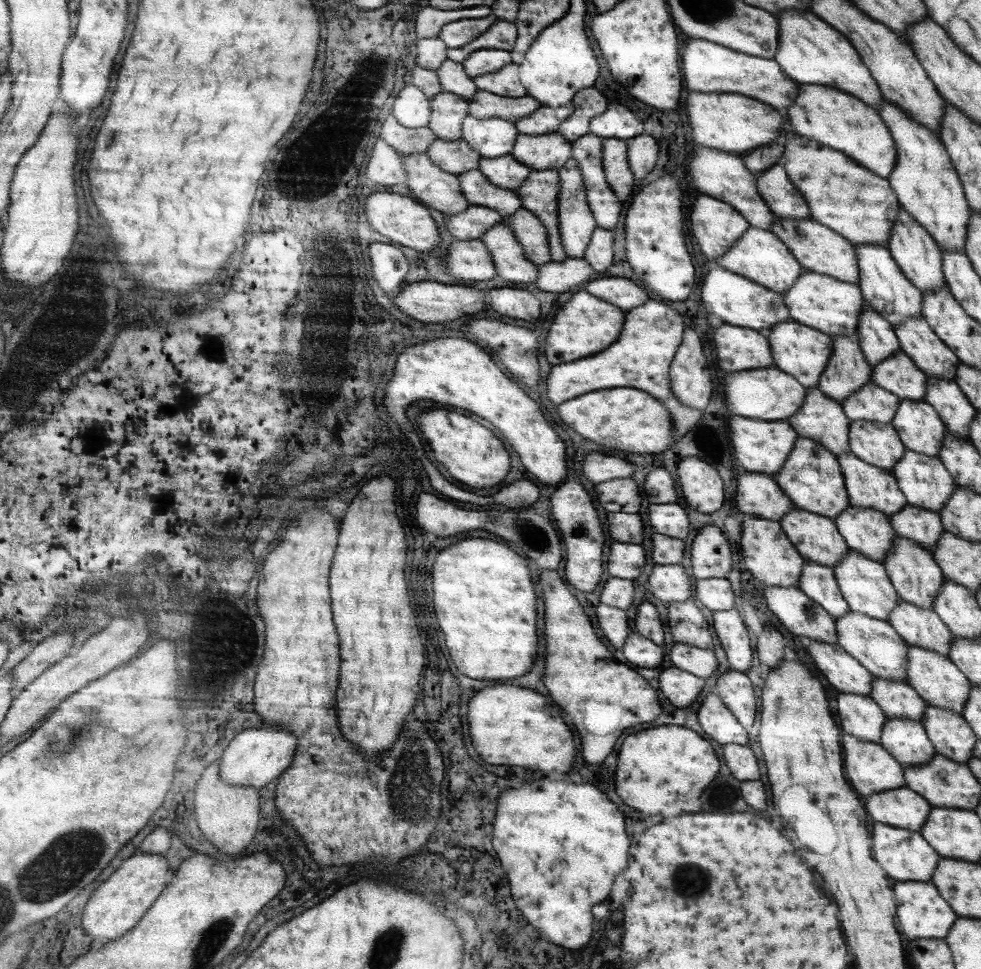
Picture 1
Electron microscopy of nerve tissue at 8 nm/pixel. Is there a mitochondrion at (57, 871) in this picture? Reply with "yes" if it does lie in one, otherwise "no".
yes

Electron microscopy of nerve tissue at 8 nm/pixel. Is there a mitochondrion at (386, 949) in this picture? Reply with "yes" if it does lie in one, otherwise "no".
yes

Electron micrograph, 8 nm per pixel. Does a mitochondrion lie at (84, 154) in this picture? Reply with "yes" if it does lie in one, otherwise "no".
no

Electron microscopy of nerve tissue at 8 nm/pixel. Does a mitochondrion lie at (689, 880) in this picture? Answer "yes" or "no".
yes

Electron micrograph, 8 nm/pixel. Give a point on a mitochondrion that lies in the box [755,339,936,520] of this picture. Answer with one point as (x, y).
(814, 453)

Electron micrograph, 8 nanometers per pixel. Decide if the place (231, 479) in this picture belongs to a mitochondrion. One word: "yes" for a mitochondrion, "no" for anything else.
no

